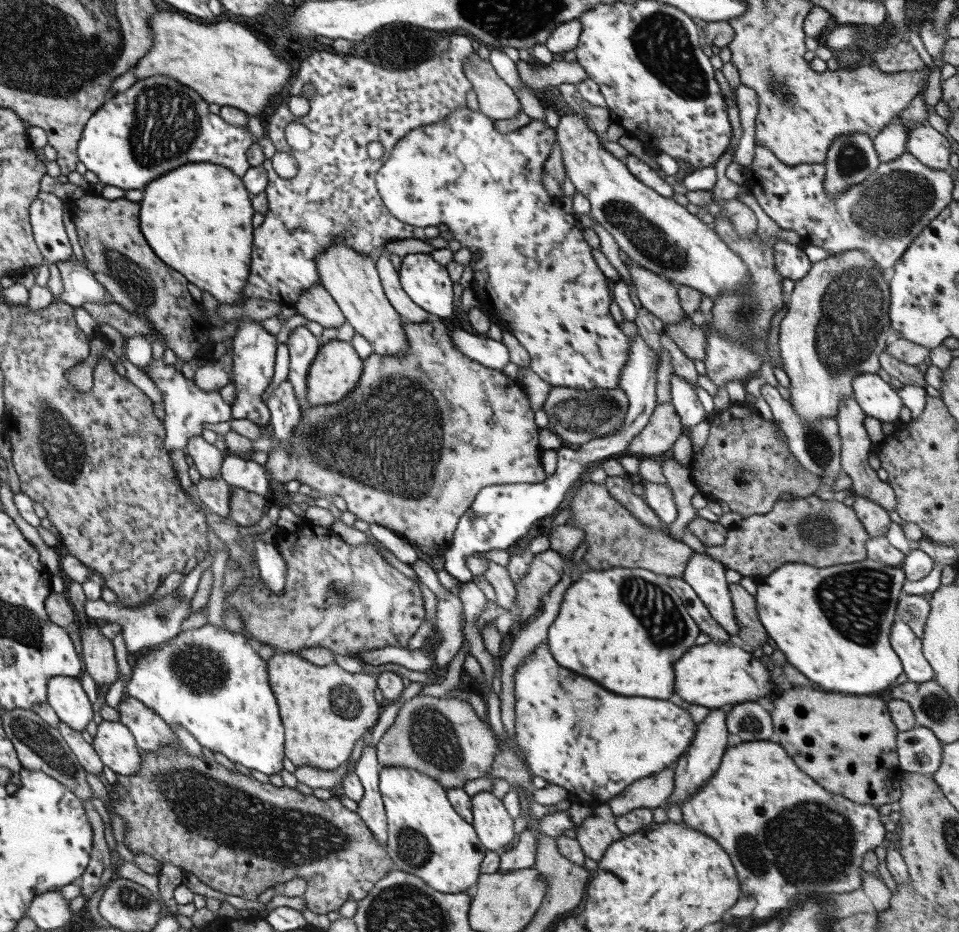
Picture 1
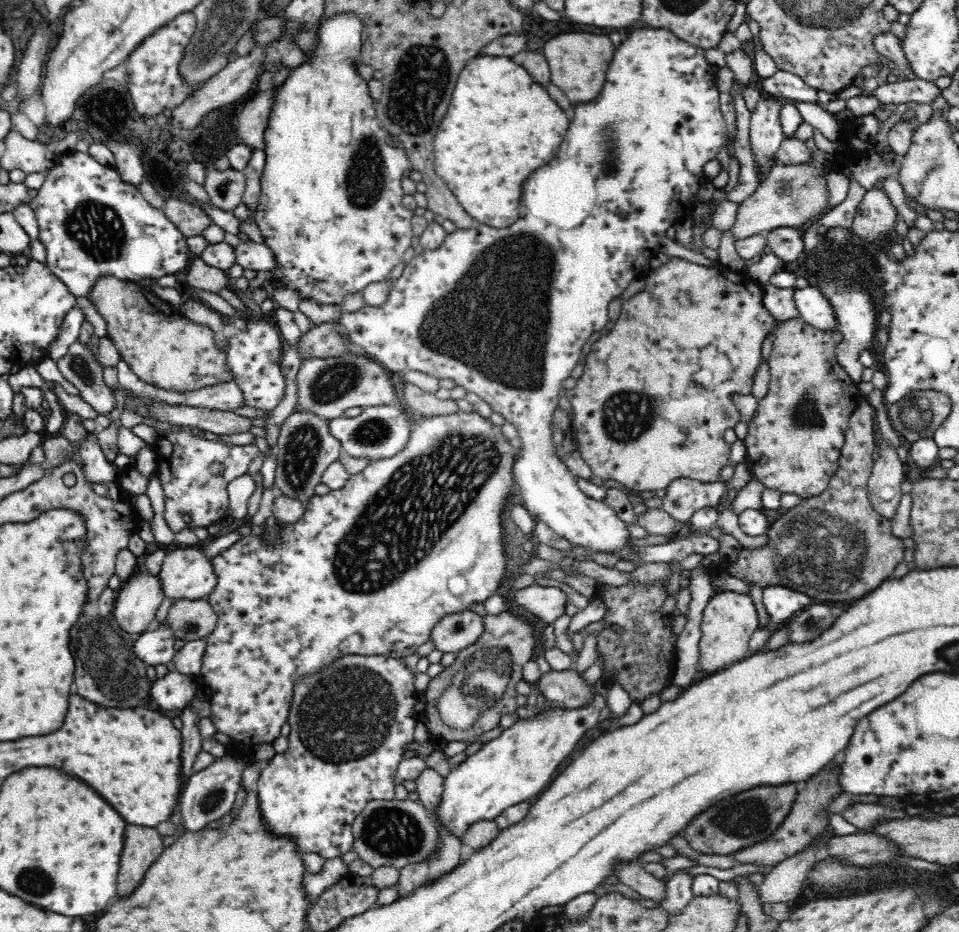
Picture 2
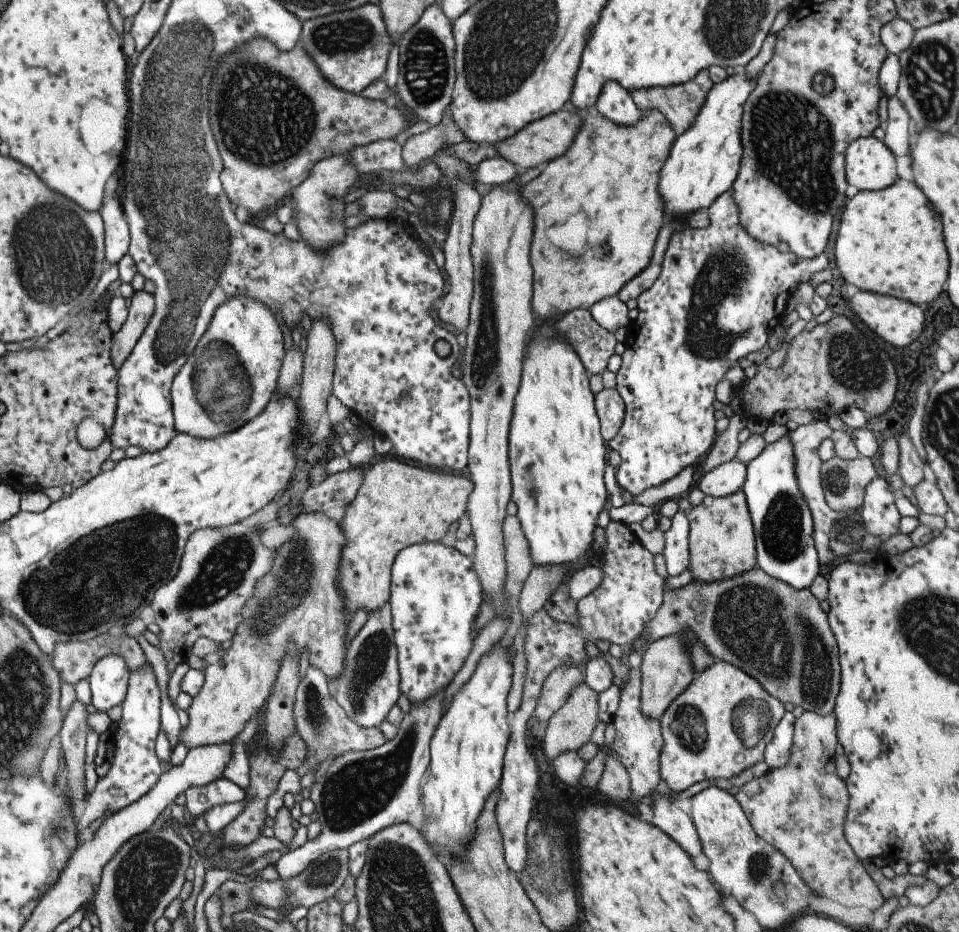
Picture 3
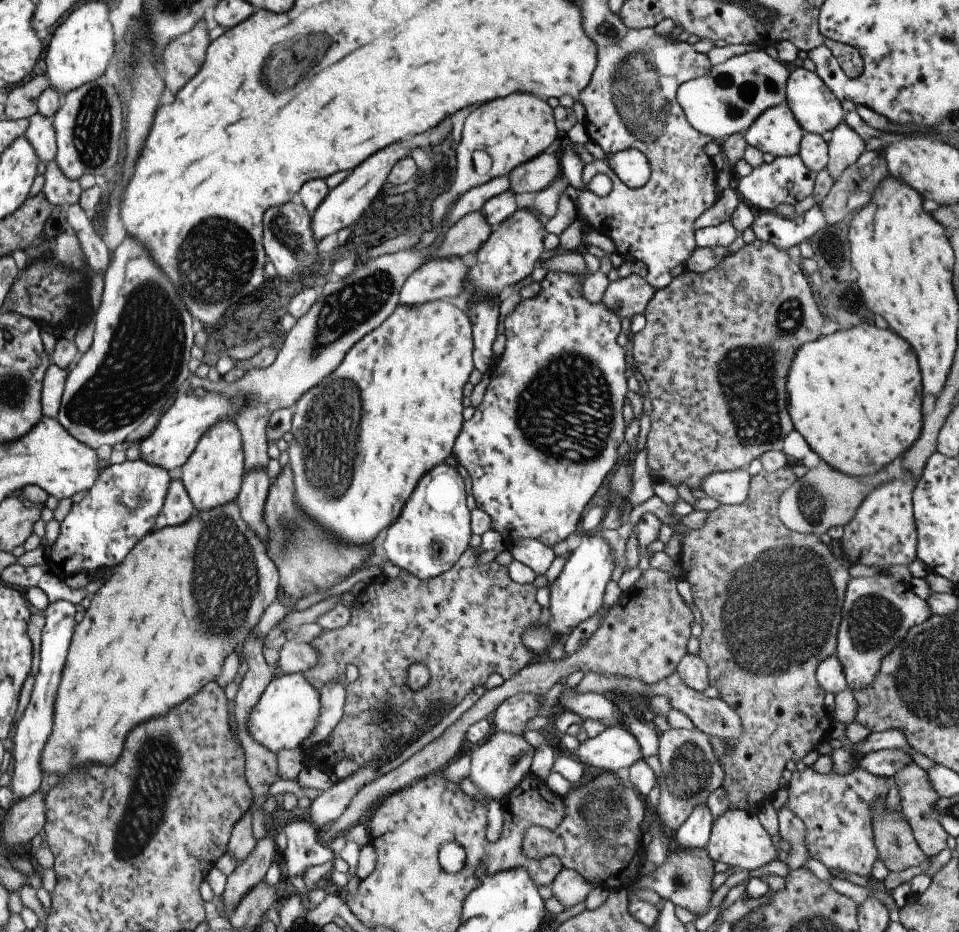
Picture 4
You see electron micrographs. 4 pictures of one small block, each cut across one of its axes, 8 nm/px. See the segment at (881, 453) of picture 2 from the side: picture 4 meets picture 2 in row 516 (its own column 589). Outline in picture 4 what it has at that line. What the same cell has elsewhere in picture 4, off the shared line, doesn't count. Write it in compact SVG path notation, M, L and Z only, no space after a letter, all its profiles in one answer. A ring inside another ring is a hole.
M565 868L551 882L553 898L563 908L569 908L569 906L575 906L579 902L585 902L585 898L589 896L589 892L593 888L595 888L595 884L583 880L581 874L577 874L573 870L565 870Z

